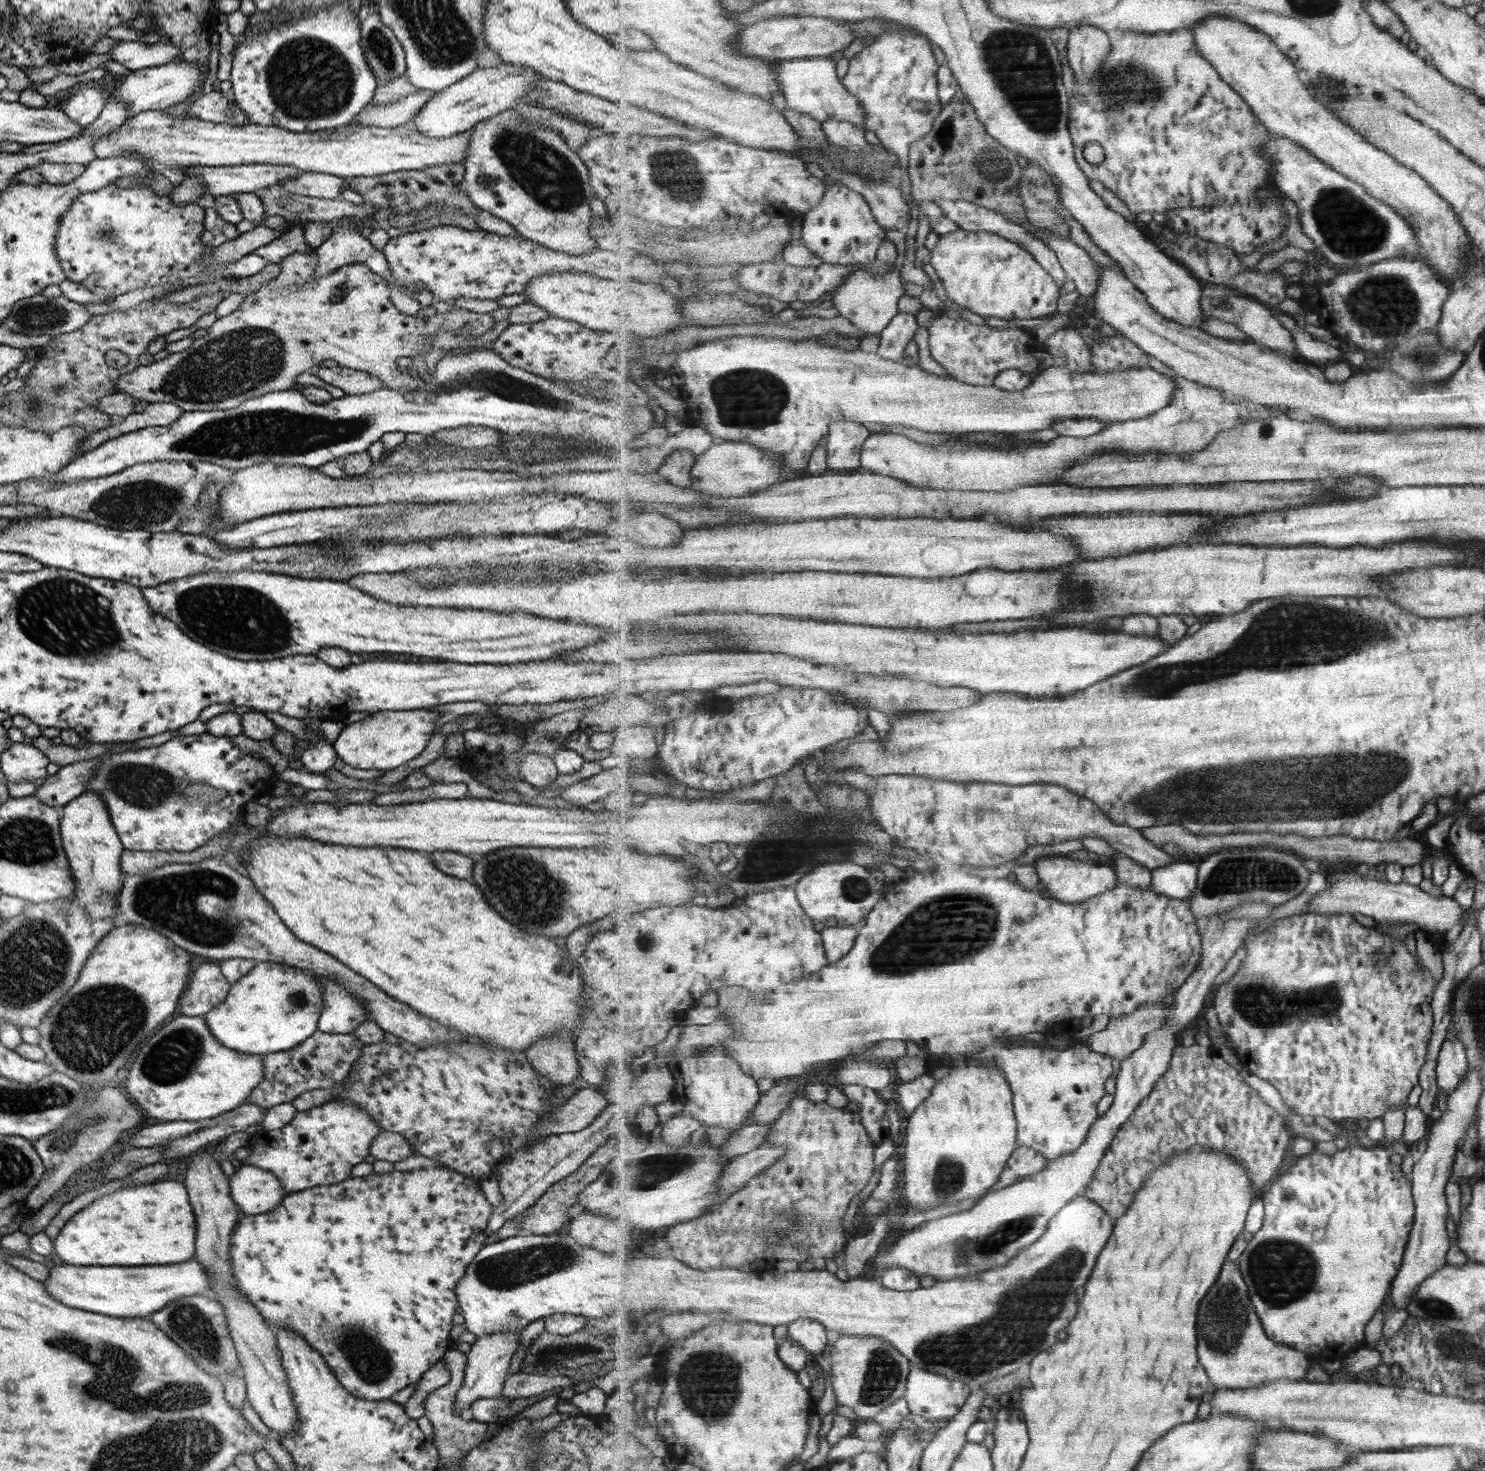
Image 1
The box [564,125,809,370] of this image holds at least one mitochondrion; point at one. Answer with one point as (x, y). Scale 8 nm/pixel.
(673, 170)

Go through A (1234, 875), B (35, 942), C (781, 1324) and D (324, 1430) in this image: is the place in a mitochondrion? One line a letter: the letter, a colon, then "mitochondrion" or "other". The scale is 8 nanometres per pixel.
A: mitochondrion
B: mitochondrion
C: other
D: other

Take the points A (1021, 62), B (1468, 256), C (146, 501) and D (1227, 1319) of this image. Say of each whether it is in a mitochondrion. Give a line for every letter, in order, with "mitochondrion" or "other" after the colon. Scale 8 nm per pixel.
A: mitochondrion
B: other
C: mitochondrion
D: mitochondrion

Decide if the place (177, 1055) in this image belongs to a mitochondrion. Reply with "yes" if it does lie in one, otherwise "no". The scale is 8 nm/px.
yes

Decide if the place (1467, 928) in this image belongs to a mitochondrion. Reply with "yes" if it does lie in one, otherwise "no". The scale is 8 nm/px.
no

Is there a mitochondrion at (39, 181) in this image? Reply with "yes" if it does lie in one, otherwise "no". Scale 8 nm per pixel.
no

